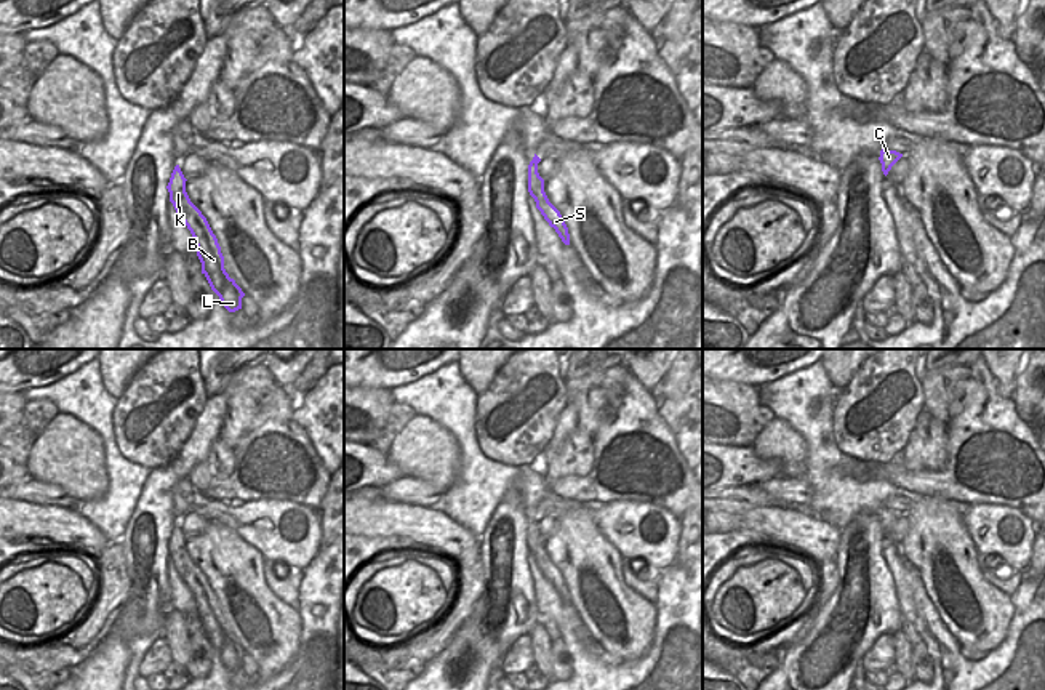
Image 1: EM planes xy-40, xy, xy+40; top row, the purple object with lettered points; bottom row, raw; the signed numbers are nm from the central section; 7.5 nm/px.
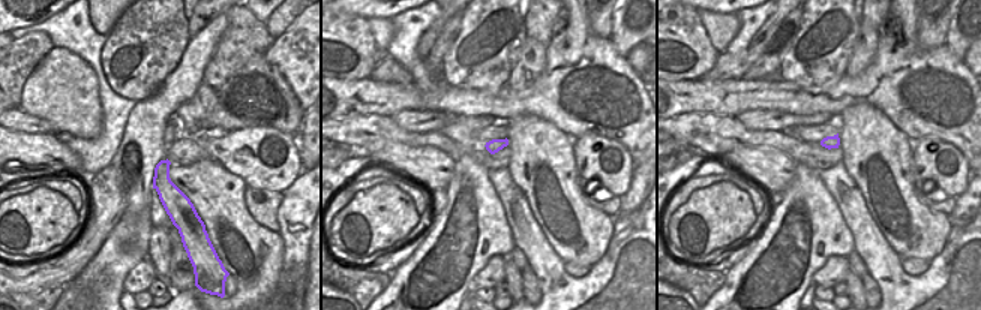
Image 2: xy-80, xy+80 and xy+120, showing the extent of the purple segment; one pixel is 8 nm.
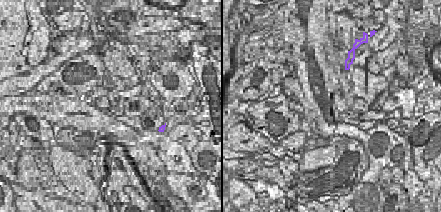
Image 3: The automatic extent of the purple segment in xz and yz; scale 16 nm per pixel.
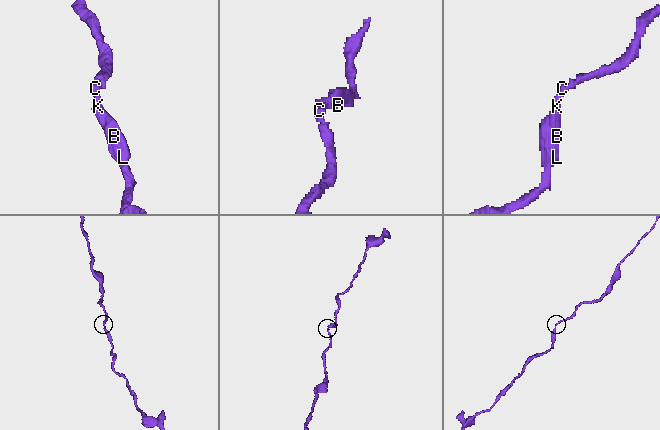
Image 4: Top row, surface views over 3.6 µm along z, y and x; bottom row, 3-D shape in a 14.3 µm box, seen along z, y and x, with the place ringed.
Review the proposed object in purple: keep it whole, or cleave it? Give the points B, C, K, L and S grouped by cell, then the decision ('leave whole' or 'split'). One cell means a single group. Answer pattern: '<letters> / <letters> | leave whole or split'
B C K L S | leave whole

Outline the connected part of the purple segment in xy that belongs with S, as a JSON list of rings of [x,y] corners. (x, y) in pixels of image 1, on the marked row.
[[[535,154],[528,165],[528,192],[535,199],[536,208],[541,211],[549,226],[555,229],[565,245],[570,245],[568,227],[560,211],[549,202],[544,192],[544,179],[538,173],[539,162],[541,158]]]

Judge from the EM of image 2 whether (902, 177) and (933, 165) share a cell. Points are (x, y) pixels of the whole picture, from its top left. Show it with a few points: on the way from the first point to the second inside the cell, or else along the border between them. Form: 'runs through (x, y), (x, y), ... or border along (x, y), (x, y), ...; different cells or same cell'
border along (911, 154), (914, 171); different cells

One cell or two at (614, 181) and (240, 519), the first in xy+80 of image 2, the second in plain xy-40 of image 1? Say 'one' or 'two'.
one

